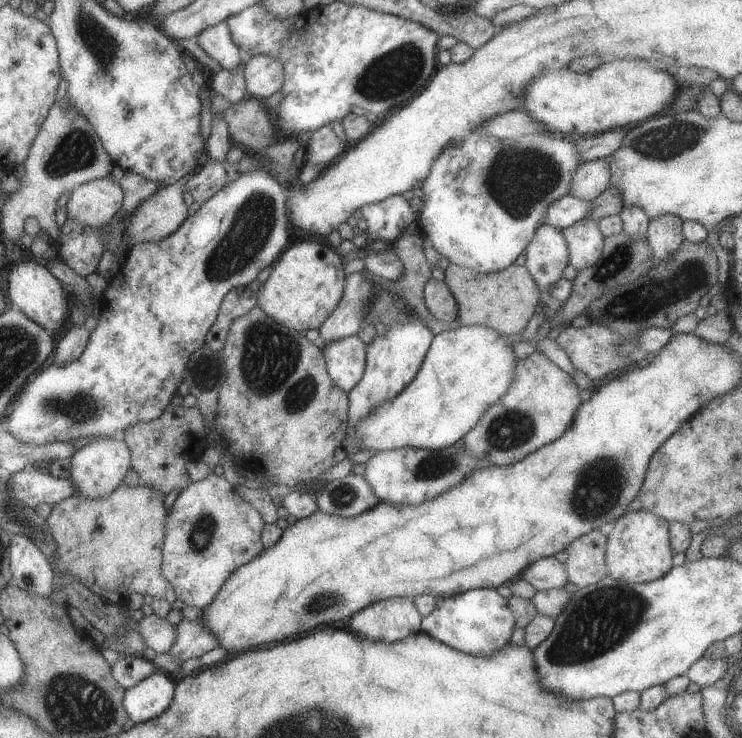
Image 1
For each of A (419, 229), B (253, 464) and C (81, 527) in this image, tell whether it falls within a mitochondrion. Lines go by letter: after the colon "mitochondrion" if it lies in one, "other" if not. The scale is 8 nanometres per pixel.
A: other
B: other
C: other

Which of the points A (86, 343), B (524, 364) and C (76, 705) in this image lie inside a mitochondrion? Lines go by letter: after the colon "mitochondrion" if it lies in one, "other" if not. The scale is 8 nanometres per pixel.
A: other
B: other
C: mitochondrion

